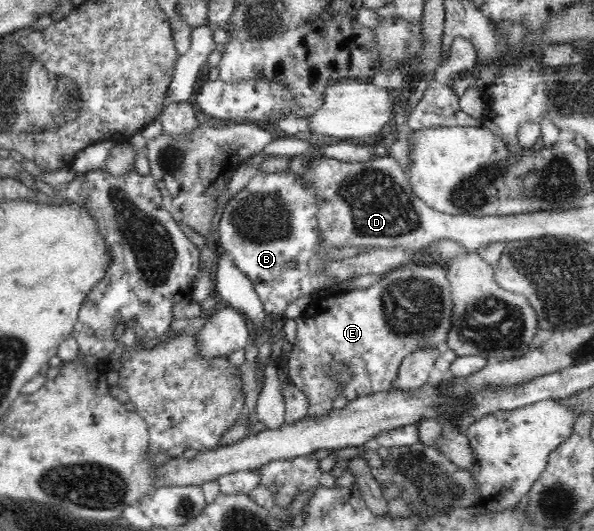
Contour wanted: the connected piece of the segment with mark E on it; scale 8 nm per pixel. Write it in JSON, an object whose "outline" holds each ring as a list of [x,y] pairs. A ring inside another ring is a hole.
{"outline":[[[412,263],[385,272],[369,288],[339,289],[337,293],[323,291],[314,296],[308,309],[293,319],[296,323],[296,342],[287,358],[290,382],[298,386],[309,401],[307,415],[327,415],[336,404],[335,398],[339,402],[350,401],[360,396],[387,392],[395,380],[396,370],[406,356],[420,348],[443,349],[454,319],[453,299],[446,268],[438,264],[418,266]],[[341,364],[349,373],[349,382],[340,382],[333,375],[333,366]]]}

